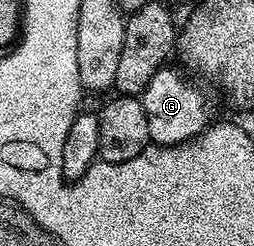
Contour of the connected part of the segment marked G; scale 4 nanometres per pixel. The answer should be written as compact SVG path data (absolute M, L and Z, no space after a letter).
M163 66L159 72L152 74L152 82L143 90L140 97L144 106L144 114L148 114L148 134L150 144L184 144L193 140L211 123L210 100L202 88L193 84L177 67Z

